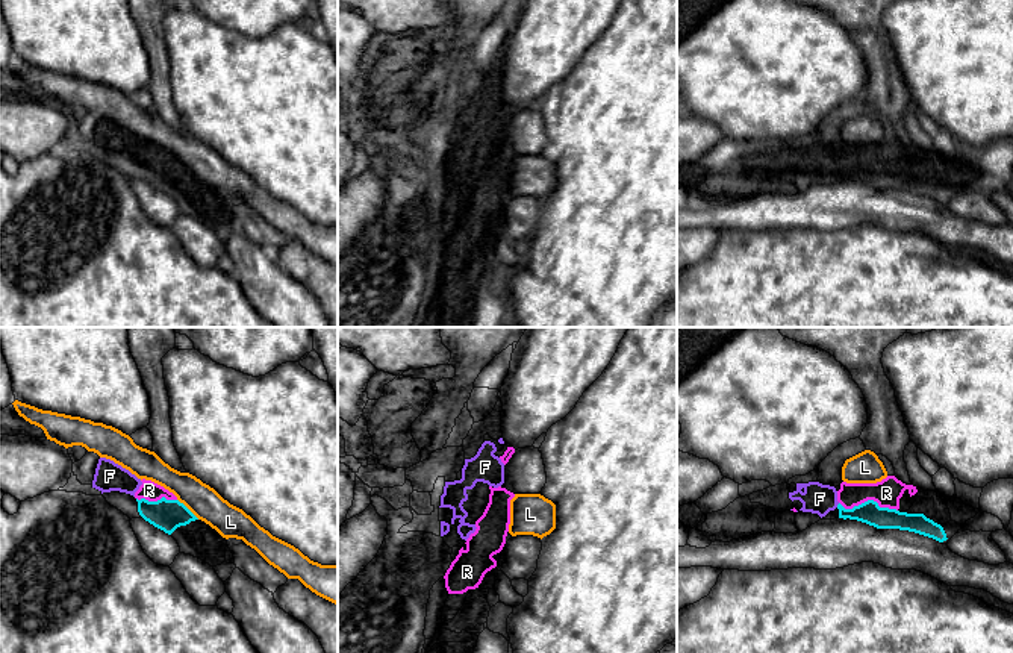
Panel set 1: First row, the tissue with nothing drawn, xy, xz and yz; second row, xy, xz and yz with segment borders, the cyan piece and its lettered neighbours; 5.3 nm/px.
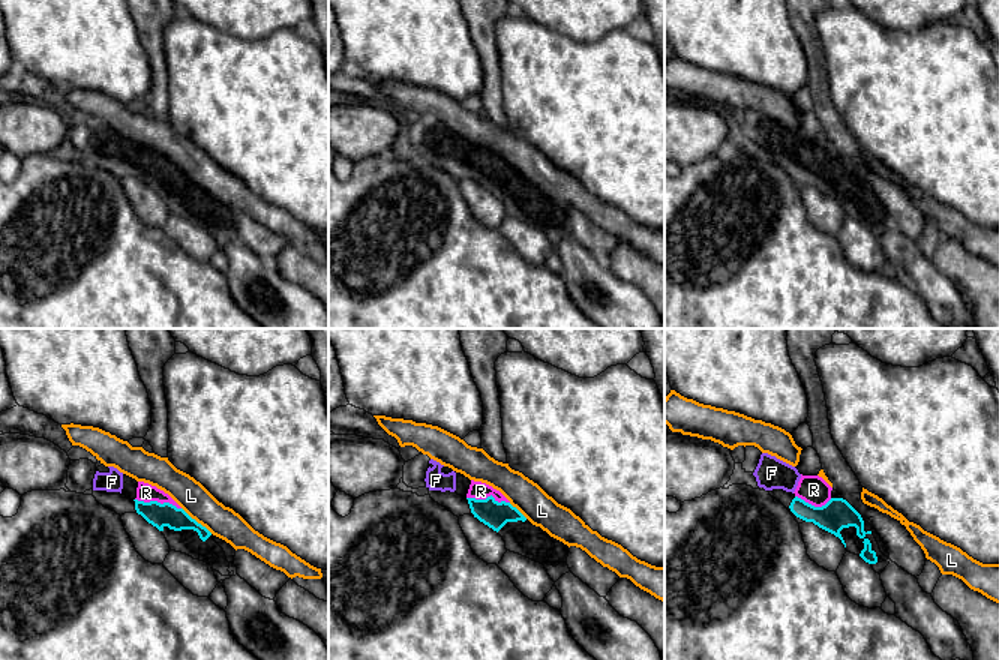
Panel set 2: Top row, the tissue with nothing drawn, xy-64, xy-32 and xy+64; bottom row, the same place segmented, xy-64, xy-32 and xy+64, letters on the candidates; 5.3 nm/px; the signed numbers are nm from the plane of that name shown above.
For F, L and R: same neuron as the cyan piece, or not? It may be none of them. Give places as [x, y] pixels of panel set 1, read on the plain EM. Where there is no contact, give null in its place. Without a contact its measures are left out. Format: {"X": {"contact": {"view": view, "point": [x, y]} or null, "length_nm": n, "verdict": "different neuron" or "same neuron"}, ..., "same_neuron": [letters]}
{"F": {"contact": {"view": "yz", "point": [838, 165]}, "length_nm": 30, "verdict": "same neuron"}, "L": {"contact": {"view": "xy", "point": [187, 168]}, "length_nm": 160, "verdict": "different neuron"}, "R": {"contact": {"view": "yz", "point": [868, 161]}, "length_nm": 320, "verdict": "same neuron"}, "same_neuron": ["F", "R"]}

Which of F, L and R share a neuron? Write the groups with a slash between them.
F R / L

